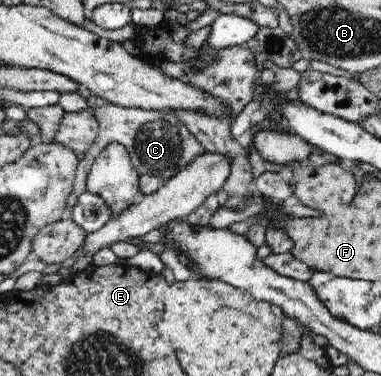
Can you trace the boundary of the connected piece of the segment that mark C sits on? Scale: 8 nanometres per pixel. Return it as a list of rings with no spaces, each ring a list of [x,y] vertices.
[[[69,91],[69,92],[66,92],[66,93],[61,93],[61,94],[60,94],[60,101],[58,102],[58,104],[61,105],[61,106],[63,107],[63,110],[65,110],[66,112],[79,112],[79,110],[85,110],[85,109],[87,109],[87,108],[89,108],[89,109],[91,109],[91,110],[94,110],[94,113],[95,113],[95,115],[96,115],[96,117],[97,117],[97,120],[100,122],[100,132],[99,132],[99,134],[98,134],[98,137],[93,141],[93,144],[89,147],[89,150],[86,150],[85,156],[84,156],[84,159],[83,159],[83,162],[80,163],[80,164],[78,165],[78,168],[77,168],[77,170],[76,170],[76,177],[75,177],[75,180],[74,180],[74,187],[73,187],[72,193],[68,196],[68,201],[66,202],[66,208],[65,208],[65,209],[68,211],[68,214],[71,213],[71,209],[74,207],[74,204],[75,204],[75,202],[76,202],[76,200],[77,200],[77,196],[79,196],[79,194],[83,194],[83,191],[86,190],[86,188],[85,188],[85,180],[87,180],[87,174],[88,174],[88,172],[89,172],[89,168],[90,168],[92,162],[95,160],[95,158],[97,158],[97,156],[99,156],[99,153],[100,153],[106,146],[109,146],[109,144],[111,144],[112,142],[116,142],[116,143],[119,143],[119,144],[122,144],[123,146],[125,146],[125,148],[127,149],[127,151],[129,151],[129,154],[130,154],[130,157],[131,157],[133,166],[138,170],[138,172],[139,172],[140,174],[142,174],[142,175],[148,174],[148,175],[151,175],[151,176],[158,176],[159,178],[164,178],[165,180],[169,180],[172,176],[175,176],[175,174],[177,174],[177,173],[180,171],[180,169],[185,168],[185,166],[187,166],[193,159],[195,159],[195,158],[198,157],[199,155],[203,155],[203,150],[204,150],[204,148],[203,148],[203,146],[201,146],[201,143],[199,142],[199,140],[197,140],[197,137],[187,128],[187,126],[185,126],[185,124],[183,124],[183,121],[180,120],[180,118],[179,118],[177,115],[175,115],[173,112],[153,111],[153,110],[148,110],[148,111],[147,111],[147,110],[141,110],[141,109],[139,109],[139,108],[125,108],[125,107],[121,107],[121,106],[115,106],[114,104],[111,104],[111,103],[108,104],[108,105],[101,106],[101,107],[99,107],[99,108],[92,109],[92,108],[88,107],[87,102],[85,101],[85,99],[86,99],[86,98],[82,98],[81,96],[79,96],[79,95],[77,94],[77,92],[72,93],[71,91]]]

